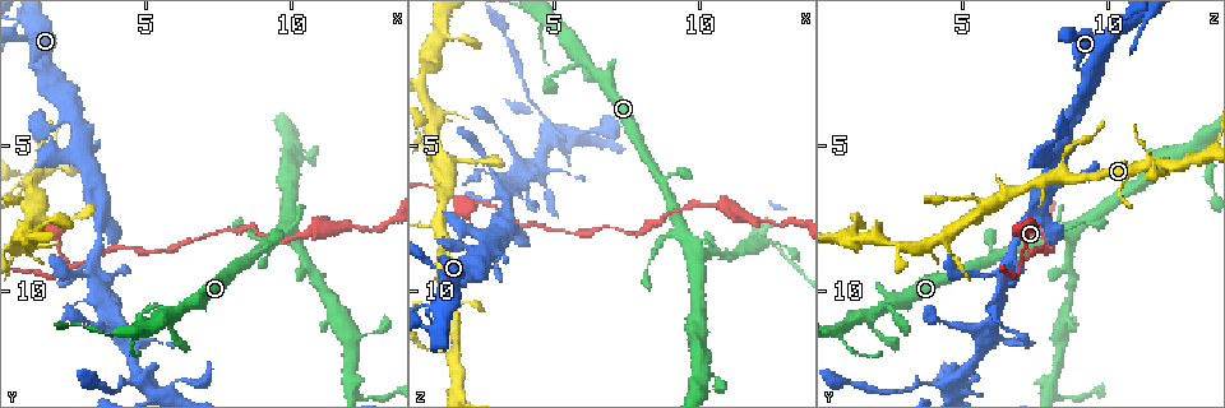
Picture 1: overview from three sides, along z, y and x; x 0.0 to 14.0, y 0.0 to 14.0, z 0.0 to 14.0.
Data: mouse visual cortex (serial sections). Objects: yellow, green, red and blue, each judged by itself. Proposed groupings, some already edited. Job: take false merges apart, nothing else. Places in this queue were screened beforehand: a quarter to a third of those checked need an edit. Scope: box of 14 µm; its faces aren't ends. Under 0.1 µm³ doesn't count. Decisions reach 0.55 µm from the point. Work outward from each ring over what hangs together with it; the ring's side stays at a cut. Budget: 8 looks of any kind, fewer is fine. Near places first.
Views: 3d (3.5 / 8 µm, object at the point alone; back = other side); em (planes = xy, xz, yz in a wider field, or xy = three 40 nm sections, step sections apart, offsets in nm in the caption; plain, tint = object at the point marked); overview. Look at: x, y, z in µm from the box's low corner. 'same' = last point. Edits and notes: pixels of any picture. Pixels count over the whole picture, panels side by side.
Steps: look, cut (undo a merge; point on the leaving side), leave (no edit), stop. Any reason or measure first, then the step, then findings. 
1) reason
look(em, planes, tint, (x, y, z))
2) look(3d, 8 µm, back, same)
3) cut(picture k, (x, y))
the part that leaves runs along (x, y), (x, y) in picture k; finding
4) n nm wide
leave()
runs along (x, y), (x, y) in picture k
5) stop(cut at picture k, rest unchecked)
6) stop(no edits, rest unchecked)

abrupt turn
look(3d, 3.5 µm, (2.5, 9.2, 6.9))

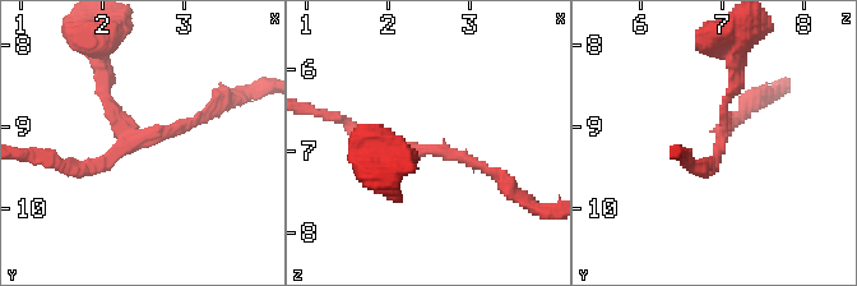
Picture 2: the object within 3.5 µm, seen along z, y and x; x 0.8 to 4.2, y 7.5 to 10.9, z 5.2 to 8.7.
3 arms; arms of 150, 150, 150 nm
look(em, xy, step 5, plain, (2.45, 9.15, 7.00))

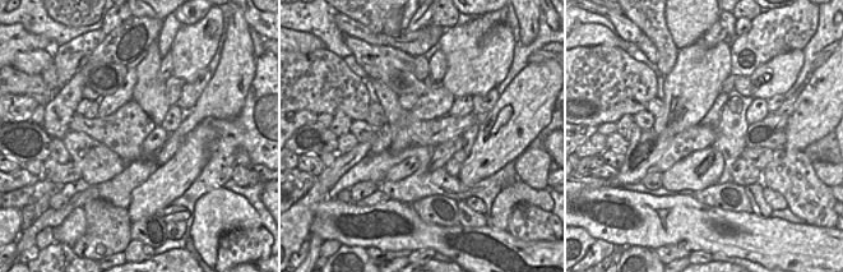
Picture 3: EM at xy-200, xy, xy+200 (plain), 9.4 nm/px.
where the object lies
look(em, xy, step 5, tint, same)

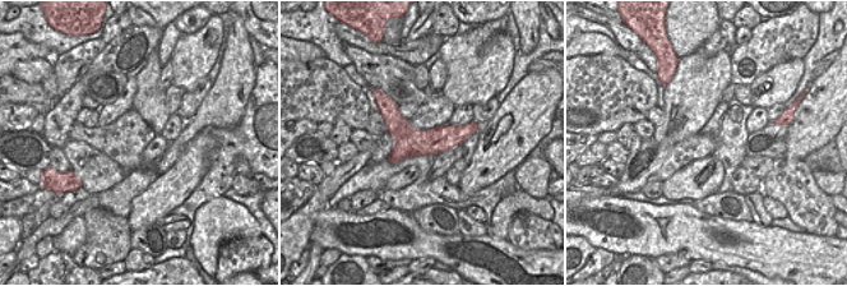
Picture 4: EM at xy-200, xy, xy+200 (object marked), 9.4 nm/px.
leave()
runs along (211, 110), (140, 138), (105, 102), (101, 68) in picture 2; continuous, no second cell

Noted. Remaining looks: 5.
three arms meet
look(3d, 3.5 µm, (3.6, 10.7, 6.2))

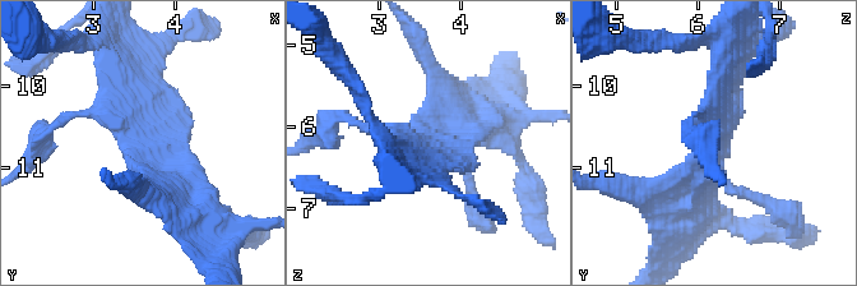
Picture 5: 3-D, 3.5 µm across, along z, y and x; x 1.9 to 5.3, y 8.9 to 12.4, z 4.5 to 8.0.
look(em, planes, tint, (3.55, 10.65, 6.15))

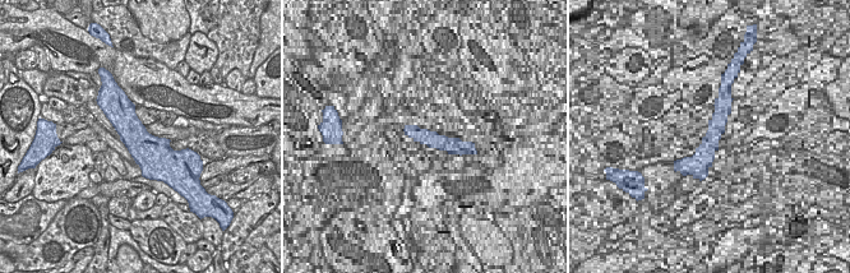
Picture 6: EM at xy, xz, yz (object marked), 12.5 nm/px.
leave()
runs along (109, 63), (129, 129), (199, 203) in picture 5; one cell here

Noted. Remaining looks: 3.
thick turns thin
look(3d, 3.5 µm, (4.6, 13.1, 3.9))

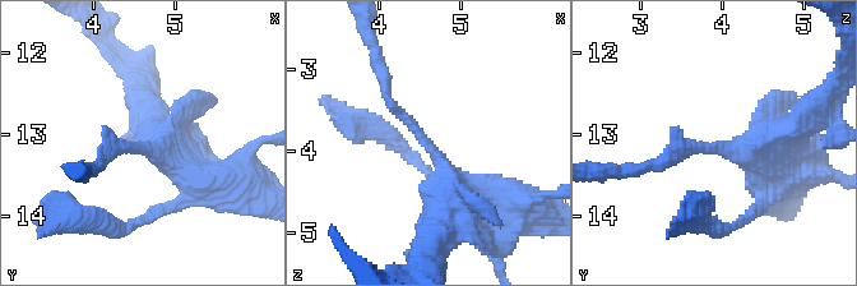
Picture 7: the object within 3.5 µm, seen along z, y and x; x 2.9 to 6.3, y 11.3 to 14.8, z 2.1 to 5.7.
arms of 150, 450 nm
look(em, xy, step 5, tint, (4.60, 13.15, 3.90))

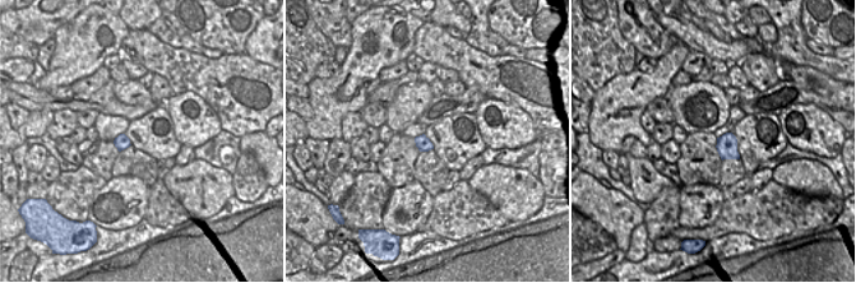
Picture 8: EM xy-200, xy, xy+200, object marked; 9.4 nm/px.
look(em, xy, step 2, tint, same)

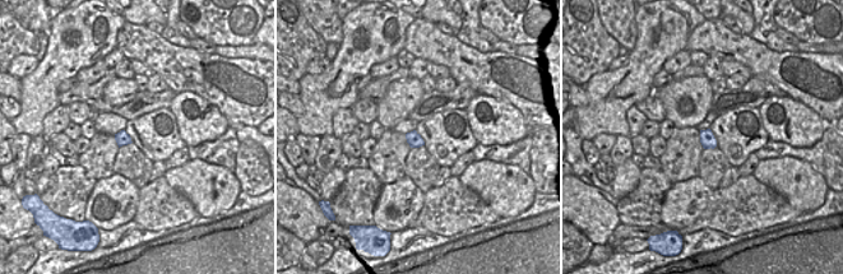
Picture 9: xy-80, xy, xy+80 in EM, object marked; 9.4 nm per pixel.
cut(picture 7, (691, 144))
the part that leaves runs along (727, 148), (677, 148), (625, 169) in picture 7; a second cell is stuck on

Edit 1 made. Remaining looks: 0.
stop(cut at picture 7, rest unchecked)

